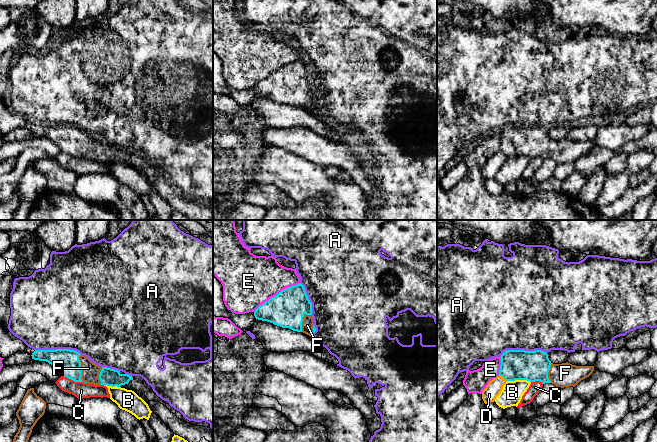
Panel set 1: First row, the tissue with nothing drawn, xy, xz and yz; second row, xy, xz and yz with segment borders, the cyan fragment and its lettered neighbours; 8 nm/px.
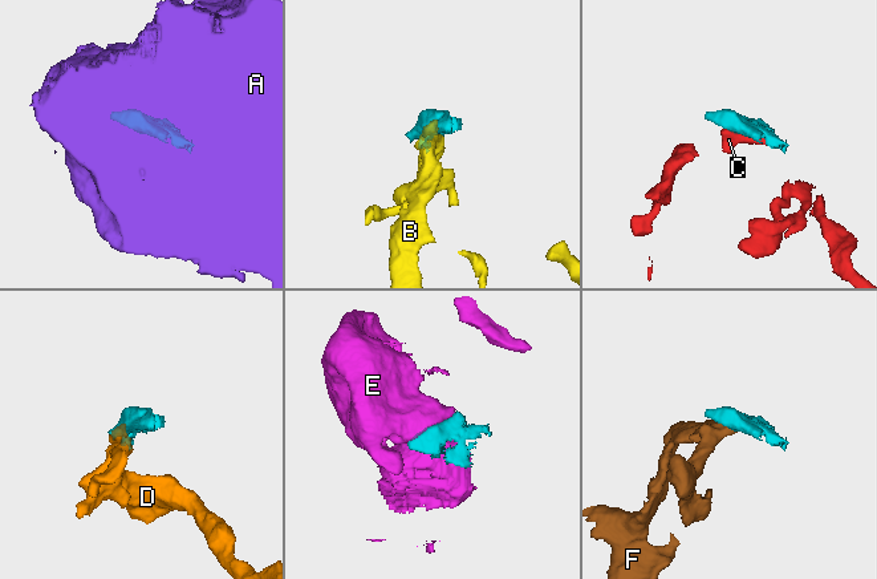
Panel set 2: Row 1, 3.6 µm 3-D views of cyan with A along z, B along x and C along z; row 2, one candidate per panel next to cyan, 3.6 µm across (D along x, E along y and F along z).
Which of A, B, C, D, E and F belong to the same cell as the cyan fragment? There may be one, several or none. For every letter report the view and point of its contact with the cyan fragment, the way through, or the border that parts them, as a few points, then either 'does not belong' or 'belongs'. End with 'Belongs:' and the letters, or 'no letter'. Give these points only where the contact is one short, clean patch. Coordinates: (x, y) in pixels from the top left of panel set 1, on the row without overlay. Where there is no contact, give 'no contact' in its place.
A: yz (522, 126) | does not belong
B: yz (519, 155) | does not belong
C: xy (73, 156) | does not belong
D: yz (503, 153) | does not belong
E: xz (277, 70) | does not belong
F: xy (80, 145) | belongs
Belongs: F

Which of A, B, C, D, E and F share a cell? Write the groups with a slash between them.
A / B / C / D / E / F

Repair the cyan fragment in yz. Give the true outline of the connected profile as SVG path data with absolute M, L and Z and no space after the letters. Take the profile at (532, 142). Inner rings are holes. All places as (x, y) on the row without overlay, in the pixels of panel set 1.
M506 126L500 134L499 151L506 157L540 157L552 159L557 165L575 163L594 147L594 142L576 142L568 138L553 140L541 126Z

